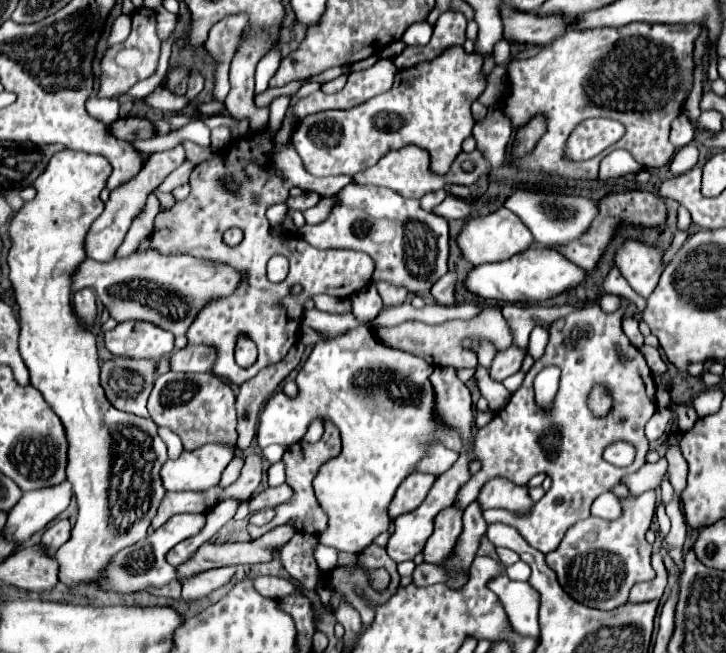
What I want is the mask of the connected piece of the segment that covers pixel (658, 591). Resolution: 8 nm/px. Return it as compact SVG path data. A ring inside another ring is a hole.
M658 552L652 554L652 566L656 570L656 578L650 582L640 582L630 590L630 602L650 602L650 600L660 600L666 588L666 580L668 580L668 572L664 568L662 556Z

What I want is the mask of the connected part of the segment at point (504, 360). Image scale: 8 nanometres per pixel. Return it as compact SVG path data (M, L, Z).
M508 348L508 350L498 351L490 367L490 378L496 382L502 382L504 378L516 374L522 366L524 352L518 348Z

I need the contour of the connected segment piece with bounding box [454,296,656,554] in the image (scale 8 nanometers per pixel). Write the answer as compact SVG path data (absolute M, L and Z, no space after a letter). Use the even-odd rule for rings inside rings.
M622 296L620 308L612 314L604 312L600 306L588 306L550 324L546 354L532 364L522 386L510 396L508 404L494 416L494 420L474 434L472 452L482 466L480 472L470 476L466 486L458 490L458 500L454 502L456 508L464 510L478 496L488 478L504 476L514 484L526 486L532 476L544 472L552 478L552 488L526 514L493 509L485 511L485 521L487 524L502 522L518 528L532 548L548 554L560 544L570 526L590 516L590 506L596 496L620 484L624 474L636 472L646 462L648 438L644 434L644 424L656 412L656 384L644 356L622 332L622 316L628 306L630 300ZM550 364L558 366L562 376L560 390L552 400L550 410L544 410L534 400L532 380ZM596 384L604 386L612 398L612 410L600 418L588 410L588 394ZM618 440L630 442L636 448L636 458L630 466L618 468L602 458L604 448Z

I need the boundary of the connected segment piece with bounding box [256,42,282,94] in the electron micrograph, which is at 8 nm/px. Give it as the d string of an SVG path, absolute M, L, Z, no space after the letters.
M280 42L274 44L270 48L270 52L258 62L258 68L256 68L256 94L264 92L268 88L268 82L270 78L274 76L274 72L278 70L278 64L282 60L282 48L280 48Z

